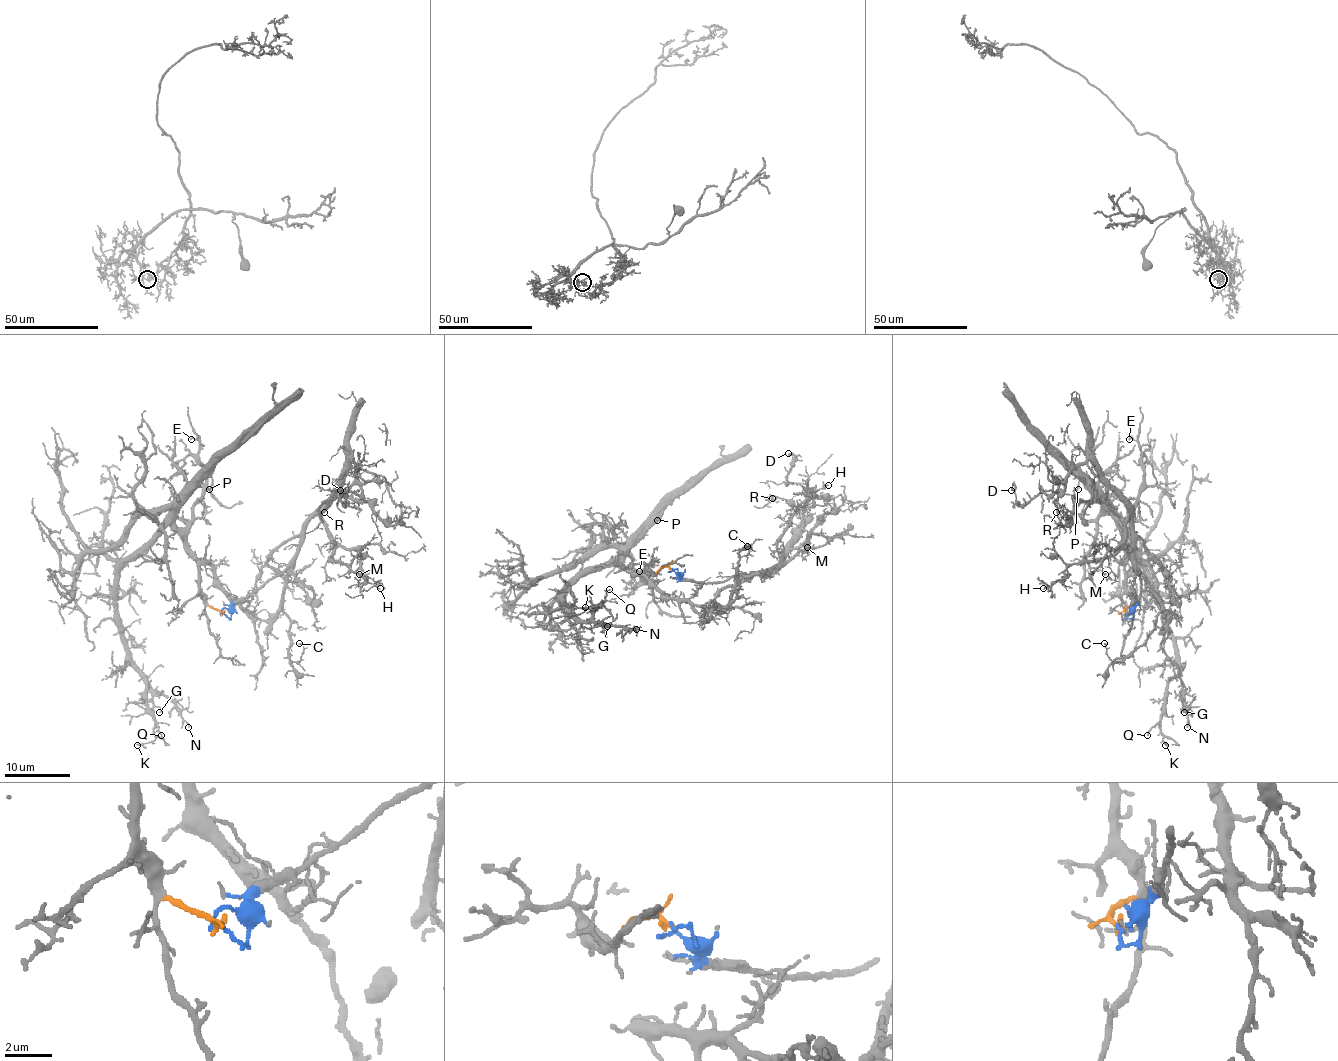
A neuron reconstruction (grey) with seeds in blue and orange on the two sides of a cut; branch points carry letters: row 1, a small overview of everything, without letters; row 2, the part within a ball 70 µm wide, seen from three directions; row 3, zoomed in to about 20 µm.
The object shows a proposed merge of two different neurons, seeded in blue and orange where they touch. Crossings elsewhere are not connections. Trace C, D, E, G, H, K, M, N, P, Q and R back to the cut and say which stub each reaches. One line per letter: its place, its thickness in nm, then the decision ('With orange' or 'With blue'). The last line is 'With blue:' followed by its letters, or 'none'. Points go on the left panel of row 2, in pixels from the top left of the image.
C: Place: (299, 643). Thickness 150 nm. With blue
D: Place: (340, 490). Thickness 130 nm. With blue
E: Place: (191, 439). Thickness 110 nm. With orange
G: Place: (159, 712). Thickness 220 nm. With orange
H: Place: (380, 588). Thickness 90 nm. With blue
K: Place: (137, 745). Thickness 140 nm. With orange
M: Place: (359, 574). Thickness 140 nm. With blue
N: Place: (188, 727). Thickness 160 nm. With orange
P: Place: (209, 489). Thickness 160 nm. With orange
Q: Place: (161, 735). Thickness 150 nm. With orange
R: Place: (324, 512). Thickness 150 nm. With blue
With blue: C, D, H, M, R

